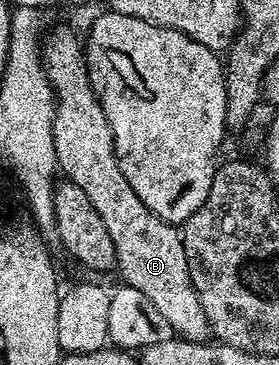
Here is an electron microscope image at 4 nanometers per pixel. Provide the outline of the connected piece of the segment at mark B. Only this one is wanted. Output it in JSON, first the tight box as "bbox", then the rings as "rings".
{"bbox":[41,32,210,342],"rings":[[[53,32],[44,37],[41,49],[41,58],[45,65],[45,73],[49,79],[49,85],[53,87],[53,94],[57,97],[57,109],[53,119],[53,137],[55,138],[55,154],[57,166],[62,173],[65,172],[72,183],[79,186],[91,198],[95,210],[103,218],[103,224],[107,226],[107,232],[111,234],[111,240],[115,242],[117,251],[116,271],[126,285],[135,290],[143,290],[147,298],[151,298],[157,309],[171,322],[174,333],[186,340],[205,342],[210,339],[207,314],[203,314],[203,306],[197,297],[197,291],[193,289],[191,274],[187,266],[187,254],[181,241],[181,232],[174,225],[168,224],[163,218],[156,216],[143,202],[139,202],[139,194],[131,190],[131,182],[123,178],[123,170],[117,165],[117,155],[113,149],[113,135],[111,126],[101,109],[101,103],[93,93],[93,87],[89,81],[89,67],[85,65],[85,49],[82,37],[77,37],[73,32]]]}

